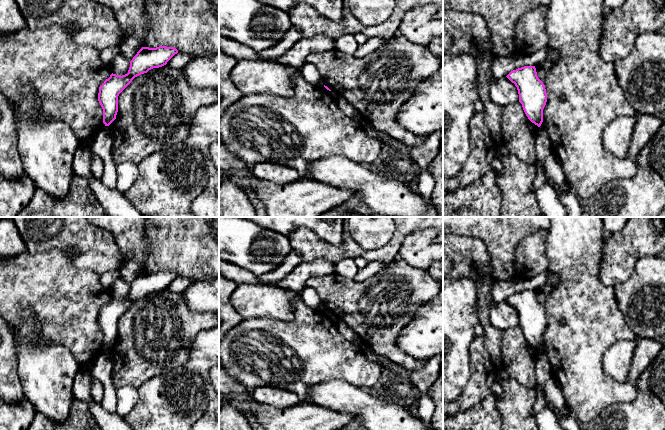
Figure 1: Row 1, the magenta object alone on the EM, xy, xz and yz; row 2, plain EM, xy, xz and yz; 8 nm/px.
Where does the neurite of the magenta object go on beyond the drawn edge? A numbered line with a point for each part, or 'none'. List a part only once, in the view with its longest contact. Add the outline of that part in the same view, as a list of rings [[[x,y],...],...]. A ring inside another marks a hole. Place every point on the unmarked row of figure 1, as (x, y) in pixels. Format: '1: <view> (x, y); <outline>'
none

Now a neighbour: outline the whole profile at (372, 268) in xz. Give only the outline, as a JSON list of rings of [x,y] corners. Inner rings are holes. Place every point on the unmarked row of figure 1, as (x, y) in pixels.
[[[368,262],[368,264],[364,268],[358,270],[357,275],[353,280],[356,282],[362,282],[377,274],[379,271],[383,270],[386,267],[386,265],[387,263],[383,262]]]

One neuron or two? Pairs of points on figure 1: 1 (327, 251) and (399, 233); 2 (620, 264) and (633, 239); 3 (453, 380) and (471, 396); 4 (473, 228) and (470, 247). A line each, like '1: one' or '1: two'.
1: one
2: one
3: two
4: two

